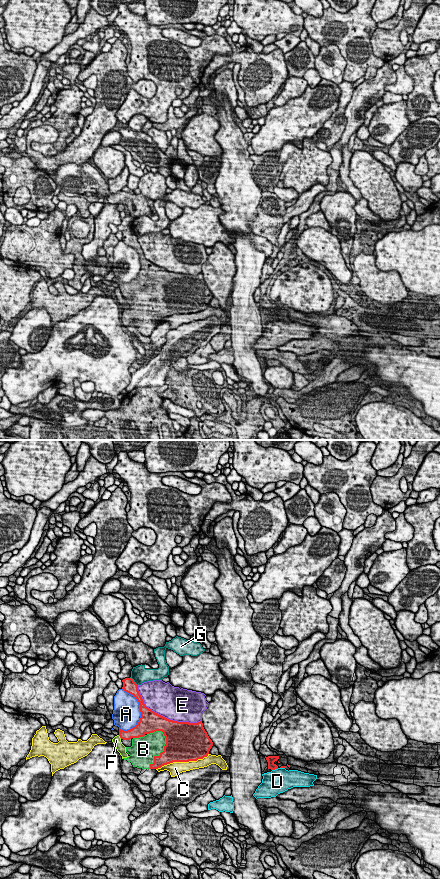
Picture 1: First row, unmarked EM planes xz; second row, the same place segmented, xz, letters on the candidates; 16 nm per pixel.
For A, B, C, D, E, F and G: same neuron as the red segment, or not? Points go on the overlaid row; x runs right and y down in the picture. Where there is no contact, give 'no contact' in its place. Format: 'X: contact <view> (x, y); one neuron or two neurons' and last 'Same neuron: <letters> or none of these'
A: contact xz (140, 710); two neurons
B: contact xz (164, 750); one neuron
C: contact xz (182, 761); two neurons
D: contact xz (275, 768); two neurons
E: contact xz (162, 716); two neurons
F: contact xz (120, 737); two neurons
G: contact xz (133, 681); two neurons
Same neuron: B

